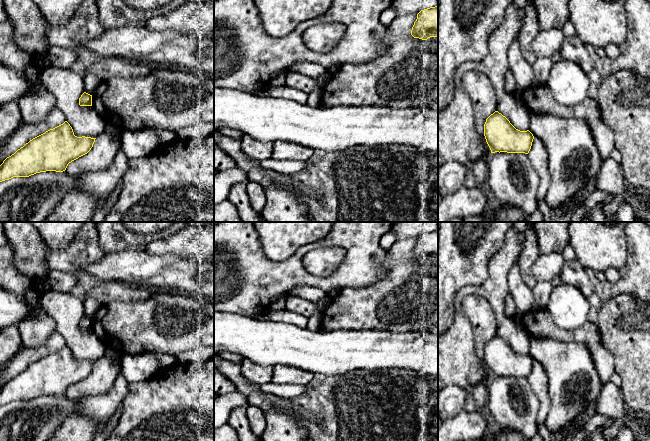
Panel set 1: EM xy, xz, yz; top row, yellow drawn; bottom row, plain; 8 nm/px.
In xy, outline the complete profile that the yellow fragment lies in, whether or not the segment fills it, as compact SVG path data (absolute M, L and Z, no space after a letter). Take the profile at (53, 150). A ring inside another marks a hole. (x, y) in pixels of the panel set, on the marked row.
M65 121L63 124L33 138L14 154L7 157L0 165L0 182L13 177L29 177L46 171L63 172L69 163L91 150L95 139L75 136L72 127Z

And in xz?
M438 5L421 10L417 14L411 35L422 40L438 37Z

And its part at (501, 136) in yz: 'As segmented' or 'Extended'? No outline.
As segmented

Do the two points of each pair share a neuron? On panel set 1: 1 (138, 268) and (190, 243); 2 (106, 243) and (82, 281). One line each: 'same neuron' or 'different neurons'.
1: different neurons
2: different neurons

